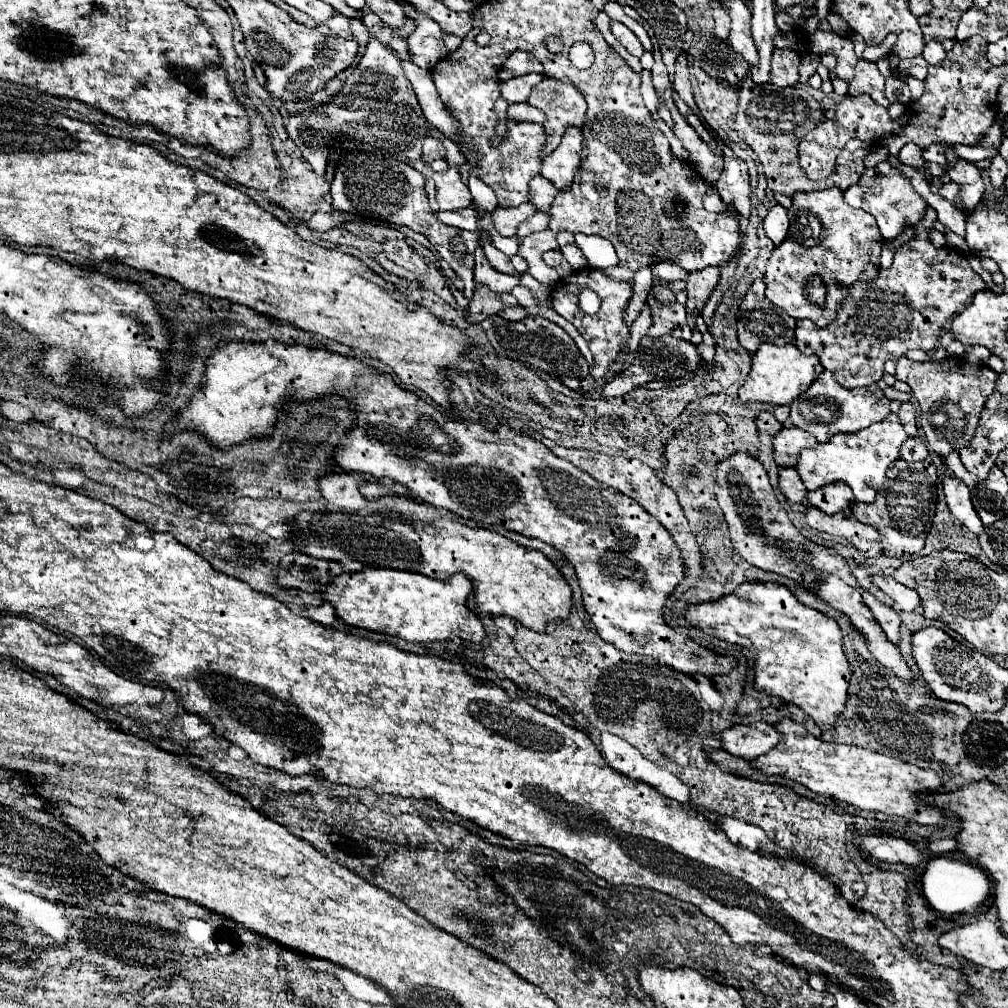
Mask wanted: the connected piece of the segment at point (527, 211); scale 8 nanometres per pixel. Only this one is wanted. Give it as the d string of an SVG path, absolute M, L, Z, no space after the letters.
M529 202L517 206L517 208L503 208L503 206L497 206L497 208L493 210L493 224L495 224L495 230L497 230L499 234L503 234L503 236L513 236L517 224L519 224L521 220L529 218L531 214L535 214L533 208L535 208L535 206L529 204Z

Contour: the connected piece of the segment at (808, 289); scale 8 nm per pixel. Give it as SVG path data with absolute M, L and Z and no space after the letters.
M817 276L809 280L809 284L805 286L805 294L809 296L809 300L813 300L813 304L825 304L825 284L821 284Z

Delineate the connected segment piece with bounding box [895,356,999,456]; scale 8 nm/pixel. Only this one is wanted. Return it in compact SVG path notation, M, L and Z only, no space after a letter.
M907 358L897 360L897 380L911 386L911 394L921 406L921 428L929 448L939 456L961 450L973 440L973 432L981 418L987 396L993 392L999 374L985 364L969 364L965 358L943 358L929 362L913 362Z

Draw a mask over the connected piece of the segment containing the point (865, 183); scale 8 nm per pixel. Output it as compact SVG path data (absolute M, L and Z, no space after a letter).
M881 162L873 170L867 168L865 174L861 176L861 180L845 192L845 202L853 208L861 208L874 216L879 224L879 232L881 232L883 240L893 240L903 232L905 226L919 224L928 207L927 202L911 186L911 180L905 178L889 162Z

